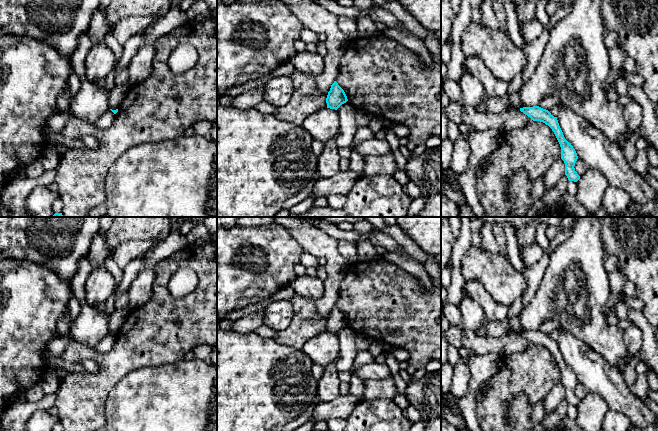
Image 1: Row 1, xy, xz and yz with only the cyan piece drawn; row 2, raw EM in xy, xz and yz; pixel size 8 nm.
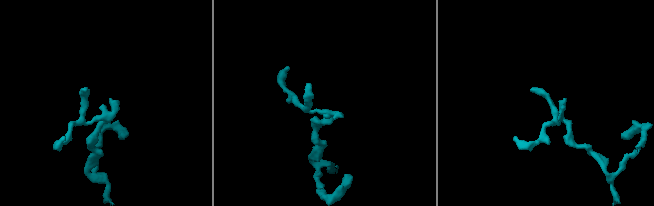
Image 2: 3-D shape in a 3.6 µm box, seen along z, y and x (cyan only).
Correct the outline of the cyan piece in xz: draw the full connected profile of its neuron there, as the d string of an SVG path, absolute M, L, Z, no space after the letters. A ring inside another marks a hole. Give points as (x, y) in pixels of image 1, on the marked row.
M334 81L326 98L327 108L337 110L347 101L348 99L344 90L338 85L336 81Z

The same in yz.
M539 106L523 107L520 108L520 111L530 117L531 120L543 122L552 129L561 147L561 159L565 163L565 175L569 181L577 182L580 176L575 171L574 166L578 156L573 146L565 139L557 117Z

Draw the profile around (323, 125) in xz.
M323 108L308 116L302 127L311 135L312 139L327 142L339 131L339 115L337 110Z

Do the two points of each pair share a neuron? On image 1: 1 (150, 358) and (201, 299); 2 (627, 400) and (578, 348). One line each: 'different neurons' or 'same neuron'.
1: same neuron
2: same neuron

